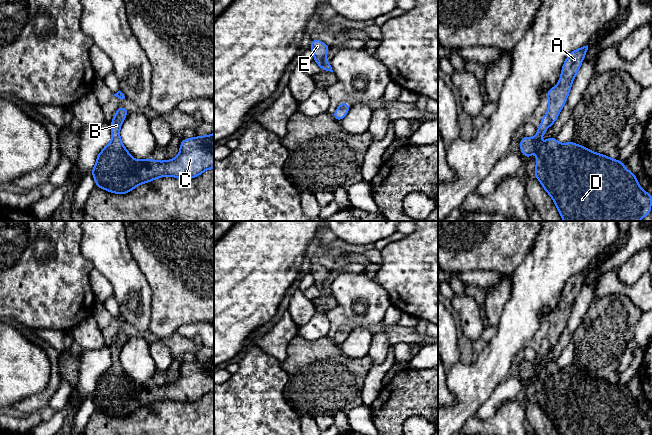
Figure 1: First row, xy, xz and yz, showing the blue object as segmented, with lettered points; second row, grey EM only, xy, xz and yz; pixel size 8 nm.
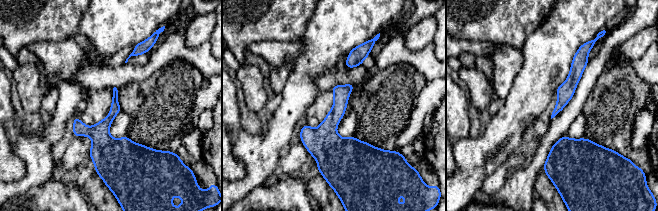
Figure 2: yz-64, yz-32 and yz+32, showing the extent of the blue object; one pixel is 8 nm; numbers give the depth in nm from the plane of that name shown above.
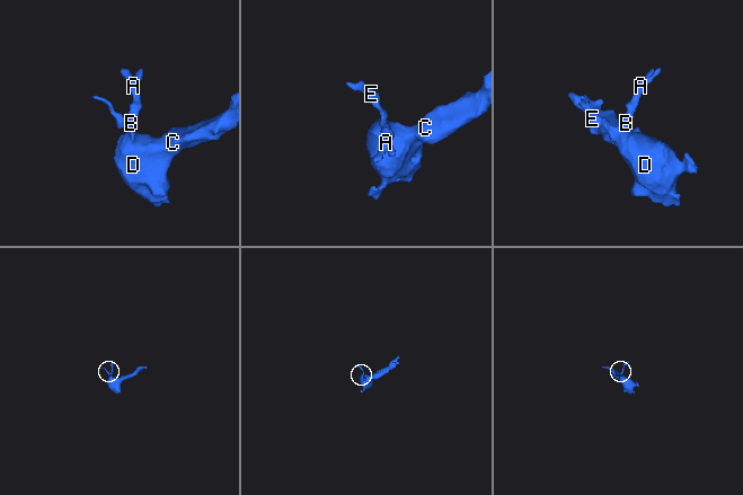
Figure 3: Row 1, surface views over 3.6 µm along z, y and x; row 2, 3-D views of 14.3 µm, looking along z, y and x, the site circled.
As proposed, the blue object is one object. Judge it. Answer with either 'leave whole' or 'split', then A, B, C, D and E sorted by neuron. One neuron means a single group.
leave whole | A B C D E

